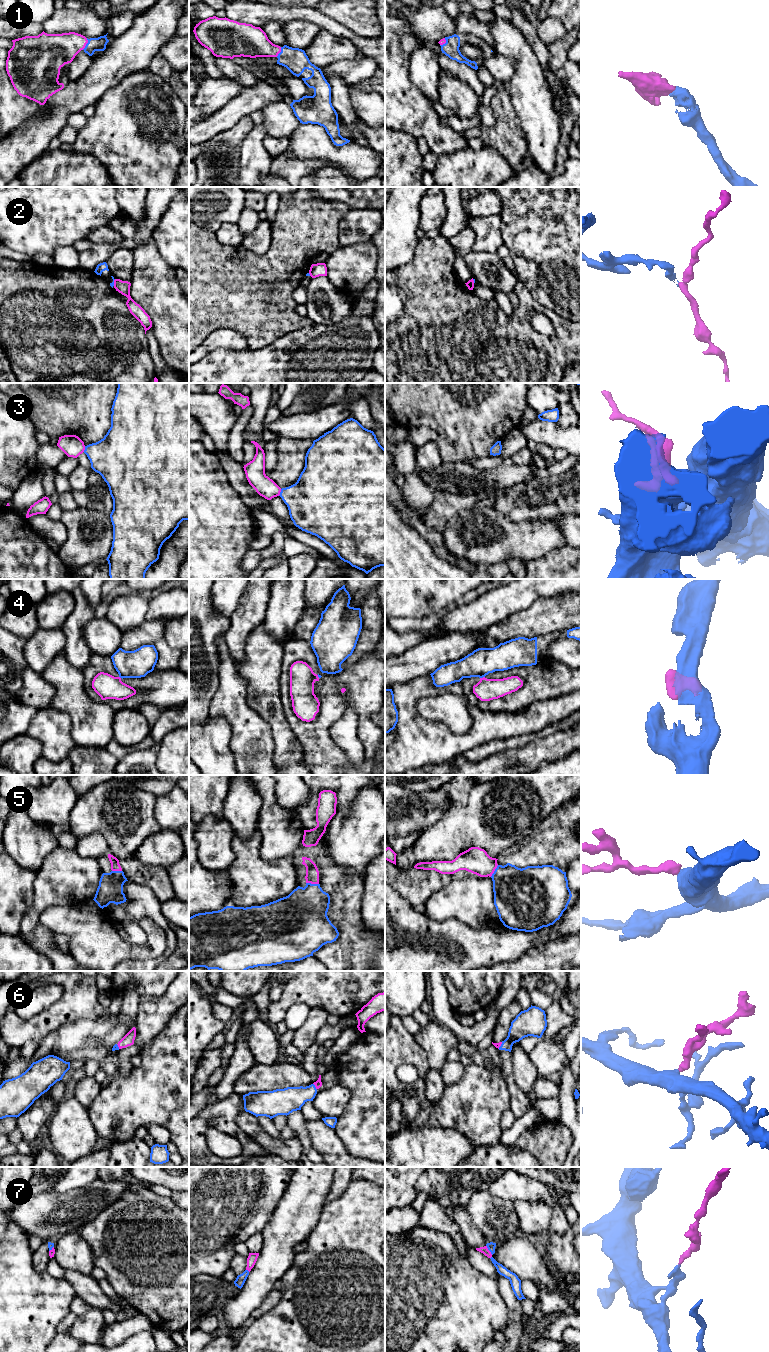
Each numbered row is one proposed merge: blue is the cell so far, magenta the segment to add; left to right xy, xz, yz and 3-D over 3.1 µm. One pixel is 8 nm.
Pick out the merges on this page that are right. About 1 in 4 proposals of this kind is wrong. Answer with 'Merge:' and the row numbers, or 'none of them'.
Merge: 1, 2, 3, 4, 5, 6, 7

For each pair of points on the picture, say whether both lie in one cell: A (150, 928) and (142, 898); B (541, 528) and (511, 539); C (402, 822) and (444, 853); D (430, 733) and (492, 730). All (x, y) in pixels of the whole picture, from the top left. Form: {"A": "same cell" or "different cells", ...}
{"A": "different cells", "B": "same cell", "C": "different cells", "D": "same cell"}

